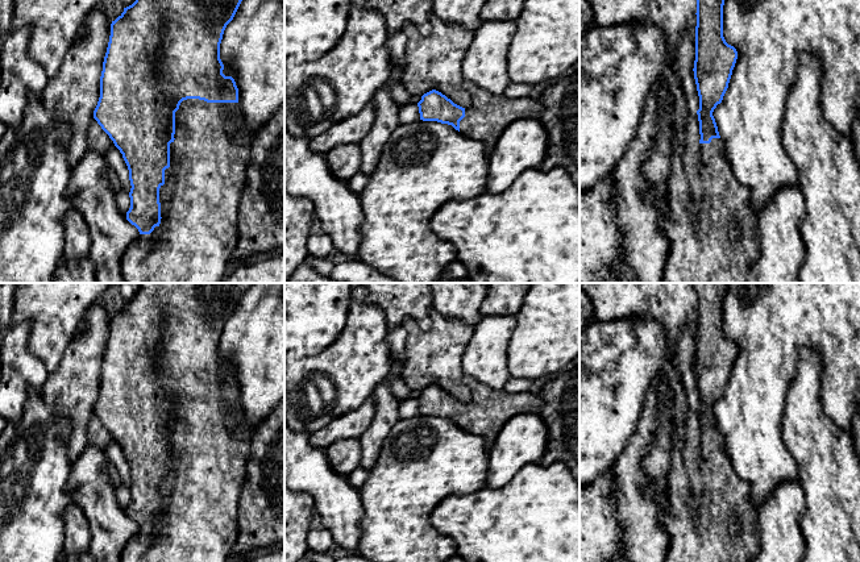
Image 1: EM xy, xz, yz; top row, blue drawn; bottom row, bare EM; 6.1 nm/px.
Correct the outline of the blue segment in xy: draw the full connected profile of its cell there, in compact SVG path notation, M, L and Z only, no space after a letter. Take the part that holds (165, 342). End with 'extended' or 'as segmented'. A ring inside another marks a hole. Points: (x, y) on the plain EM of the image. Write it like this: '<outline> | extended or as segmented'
M141 283L136 296L124 303L124 307L111 319L111 330L103 357L100 371L100 392L94 405L94 413L109 430L115 441L122 449L129 465L130 503L126 515L134 520L140 530L125 545L121 562L230 562L230 553L238 536L237 509L238 498L245 479L245 459L250 450L253 429L245 424L229 429L227 416L230 411L238 411L238 383L232 371L223 369L224 359L220 354L220 338L227 320L233 315L241 296L252 283ZM169 475L174 475L169 503L165 505L159 498L159 483Z | extended

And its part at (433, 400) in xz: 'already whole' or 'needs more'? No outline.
needs more

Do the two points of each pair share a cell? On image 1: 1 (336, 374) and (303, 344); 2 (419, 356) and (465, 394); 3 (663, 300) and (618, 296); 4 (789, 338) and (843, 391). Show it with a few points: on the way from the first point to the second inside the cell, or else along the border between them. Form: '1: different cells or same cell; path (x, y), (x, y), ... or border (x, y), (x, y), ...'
1: different cells; border (339, 334), (329, 345), (314, 356), (298, 354)
2: same cell; path (431, 362), (453, 384)
3: same cell; path (652, 296), (628, 296)
4: same cell; path (809, 337), (815, 337), (843, 365), (843, 371)

